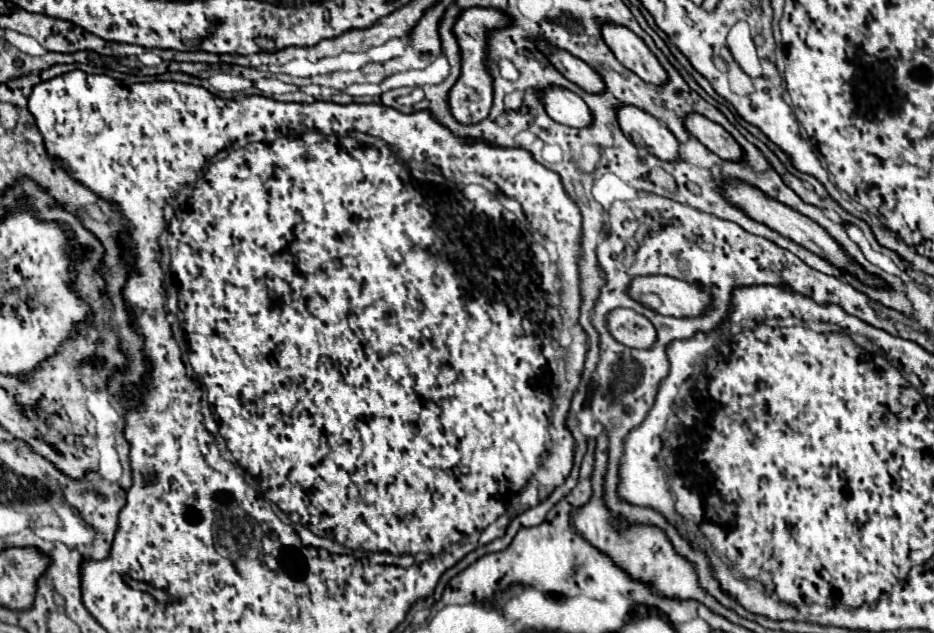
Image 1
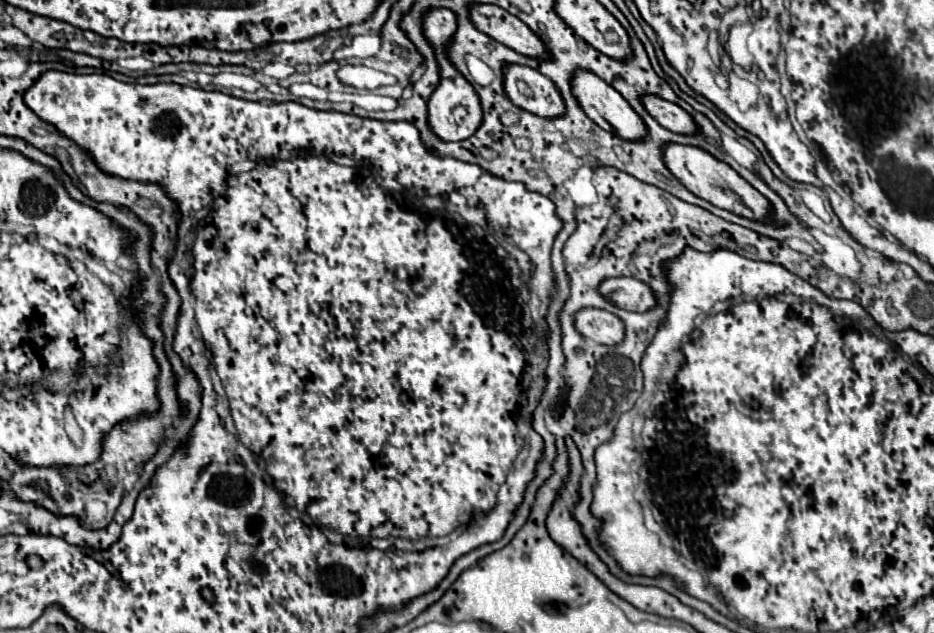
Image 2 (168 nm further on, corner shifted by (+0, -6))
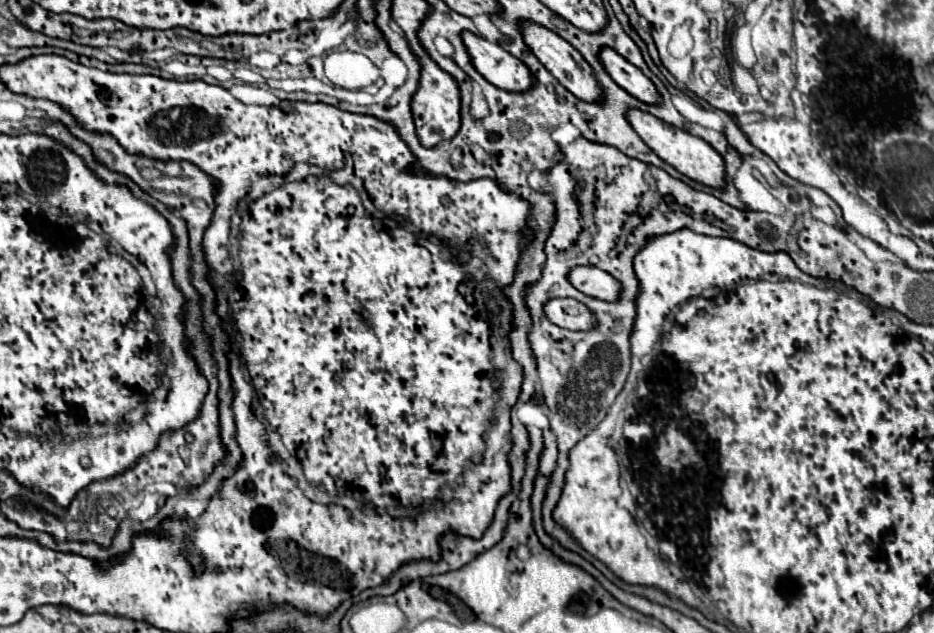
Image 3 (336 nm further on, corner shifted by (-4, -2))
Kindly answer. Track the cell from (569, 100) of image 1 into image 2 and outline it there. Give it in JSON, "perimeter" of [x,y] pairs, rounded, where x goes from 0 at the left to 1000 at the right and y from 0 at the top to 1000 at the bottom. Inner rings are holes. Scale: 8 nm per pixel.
{"perimeter":[[[557,101],[540,104],[540,145],[546,161],[563,177],[593,186],[604,180],[604,158],[595,136],[576,111]]]}

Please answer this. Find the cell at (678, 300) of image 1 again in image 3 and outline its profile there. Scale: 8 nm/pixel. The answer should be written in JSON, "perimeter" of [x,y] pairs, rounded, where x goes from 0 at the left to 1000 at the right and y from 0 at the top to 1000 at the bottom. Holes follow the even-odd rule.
{"perimeter":[[[619,420],[610,430],[610,445],[621,461],[649,477],[660,477],[666,461],[666,449],[651,430],[636,420]]]}

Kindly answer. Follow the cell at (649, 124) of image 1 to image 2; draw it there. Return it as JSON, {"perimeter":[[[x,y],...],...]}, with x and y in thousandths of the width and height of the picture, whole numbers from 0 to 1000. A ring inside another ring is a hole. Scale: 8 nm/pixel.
{"perimeter":[[[615,111],[612,126],[610,126],[610,139],[615,155],[619,158],[619,164],[623,167],[623,174],[627,177],[627,183],[632,190],[636,190],[642,202],[662,212],[668,221],[681,221],[681,218],[690,218],[692,215],[692,199],[685,190],[685,183],[675,171],[675,164],[647,126],[642,126],[636,114],[632,111]]]}

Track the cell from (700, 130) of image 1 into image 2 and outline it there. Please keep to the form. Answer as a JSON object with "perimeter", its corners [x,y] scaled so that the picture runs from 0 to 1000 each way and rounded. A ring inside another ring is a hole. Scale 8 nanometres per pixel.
{"perimeter":[[[690,148],[687,167],[692,177],[711,202],[726,209],[726,212],[745,212],[745,196],[737,177],[732,177],[726,164],[719,164],[707,152]]]}

